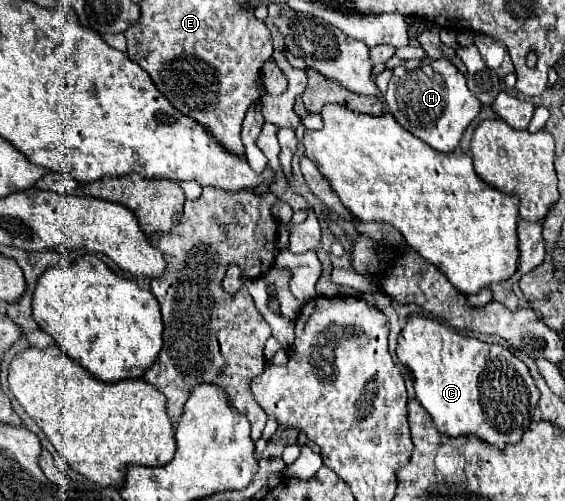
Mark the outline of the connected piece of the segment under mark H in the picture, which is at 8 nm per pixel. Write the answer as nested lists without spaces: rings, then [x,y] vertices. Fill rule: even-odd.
[[[446,58],[408,60],[392,68],[392,78],[384,94],[388,112],[416,138],[438,152],[454,152],[468,124],[478,116],[482,104],[468,90],[466,76]]]

